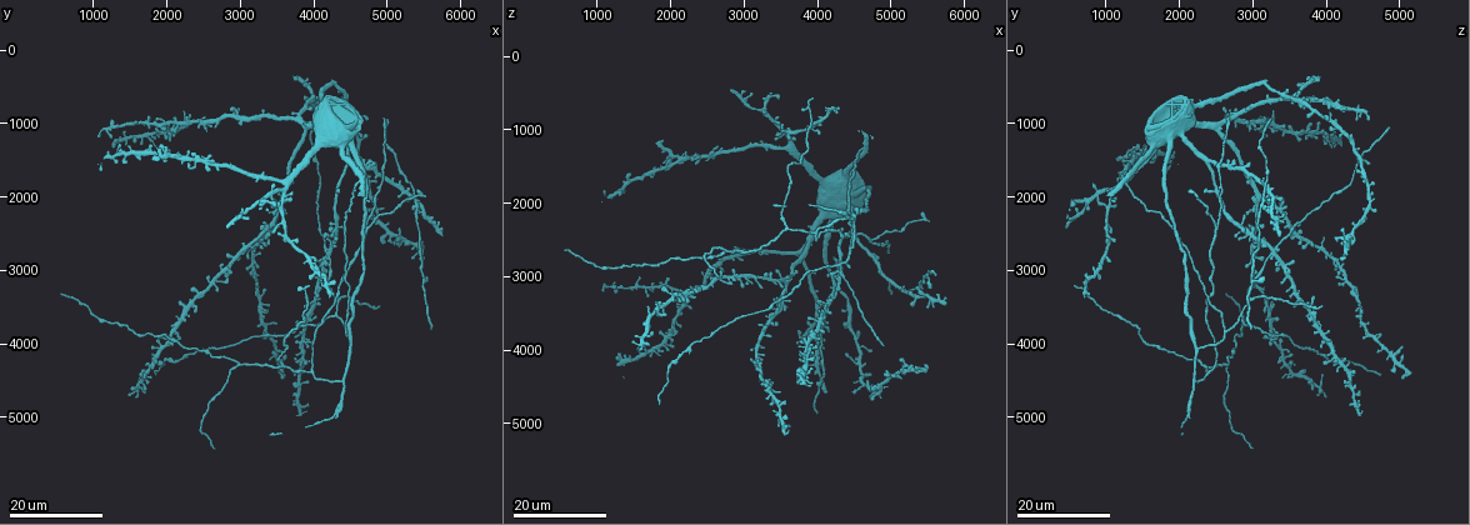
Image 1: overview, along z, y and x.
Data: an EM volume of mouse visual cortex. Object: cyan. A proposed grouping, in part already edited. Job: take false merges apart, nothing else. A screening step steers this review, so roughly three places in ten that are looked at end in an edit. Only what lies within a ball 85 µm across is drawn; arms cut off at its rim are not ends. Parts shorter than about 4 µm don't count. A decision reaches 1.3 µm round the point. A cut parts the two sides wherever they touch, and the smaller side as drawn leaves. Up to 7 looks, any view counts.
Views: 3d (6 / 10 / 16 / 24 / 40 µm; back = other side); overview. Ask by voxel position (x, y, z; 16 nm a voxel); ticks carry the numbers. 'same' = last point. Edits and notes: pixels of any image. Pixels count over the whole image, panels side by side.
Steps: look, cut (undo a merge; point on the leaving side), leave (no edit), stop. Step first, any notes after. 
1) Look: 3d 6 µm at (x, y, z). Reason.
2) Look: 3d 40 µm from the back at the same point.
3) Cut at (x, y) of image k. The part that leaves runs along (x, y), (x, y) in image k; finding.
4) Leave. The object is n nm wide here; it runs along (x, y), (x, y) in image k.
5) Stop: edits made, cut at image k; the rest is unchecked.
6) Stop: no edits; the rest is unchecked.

Look: 3d 24 µm at (2950, 4250, 2650). Arms part here.

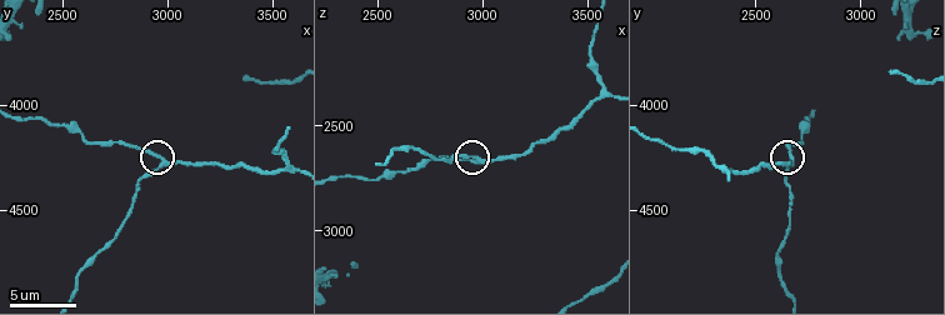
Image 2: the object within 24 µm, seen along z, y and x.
Look: 3d 6 µm at (2990, 4290, 2660).

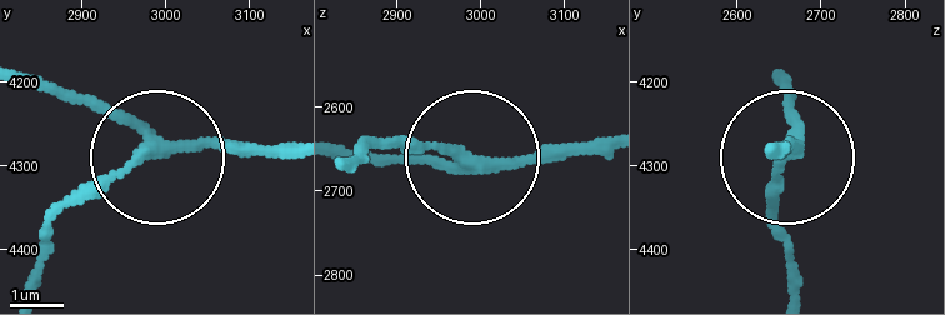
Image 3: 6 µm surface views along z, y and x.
Leave. It runs along (291, 154), (184, 140), (130, 158), (40, 230) in image 3; one neuron here.

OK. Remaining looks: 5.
Look: 3d 24 µm at (4750, 2400, 2550). Three-way junction.

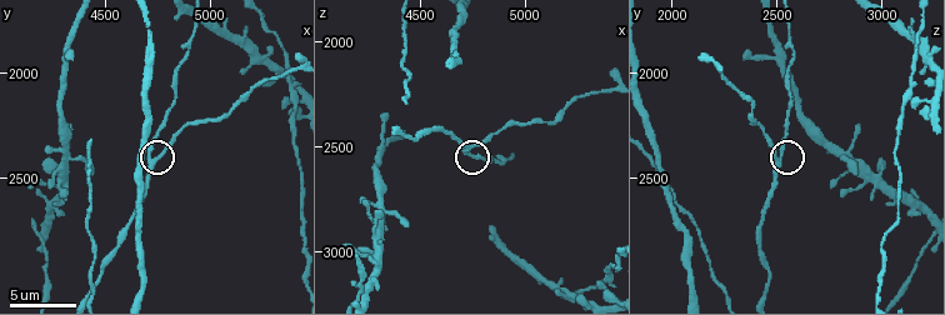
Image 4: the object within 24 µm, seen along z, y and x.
Look: 3d 10 µm at (4740, 2400, 2510). Closer look.

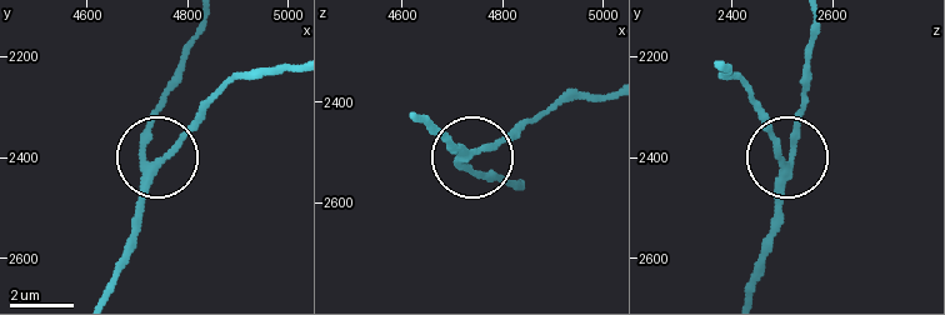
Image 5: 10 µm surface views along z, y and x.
Leave. It runs along (749, 293), (781, 204), (781, 148), (751, 103) in image 5; all the same neuron.

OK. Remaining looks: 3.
Look: 3d 16 µm at (3580, 4300, 2340). Three arms meet.

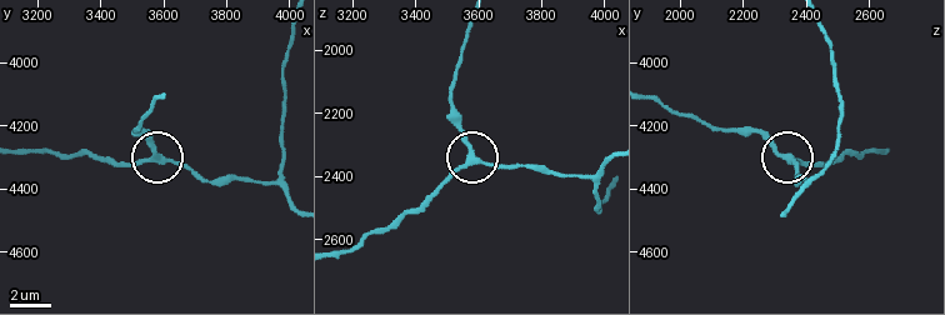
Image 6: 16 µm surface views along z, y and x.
Leave. 3 arms meet here; continuous, no second neuron.

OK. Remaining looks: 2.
Stop: no edits; the rest is unchecked.

